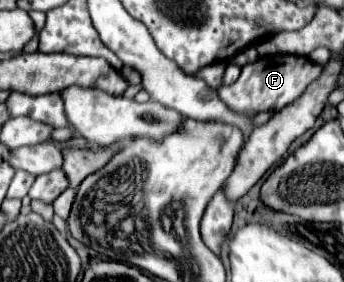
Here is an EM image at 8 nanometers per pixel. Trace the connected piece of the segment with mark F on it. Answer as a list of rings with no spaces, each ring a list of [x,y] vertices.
[[[271,56],[271,58],[259,58],[253,64],[243,66],[241,76],[219,90],[219,98],[233,110],[245,116],[254,117],[259,112],[285,108],[293,100],[297,100],[309,82],[313,82],[321,74],[321,66],[313,64],[305,56]]]

